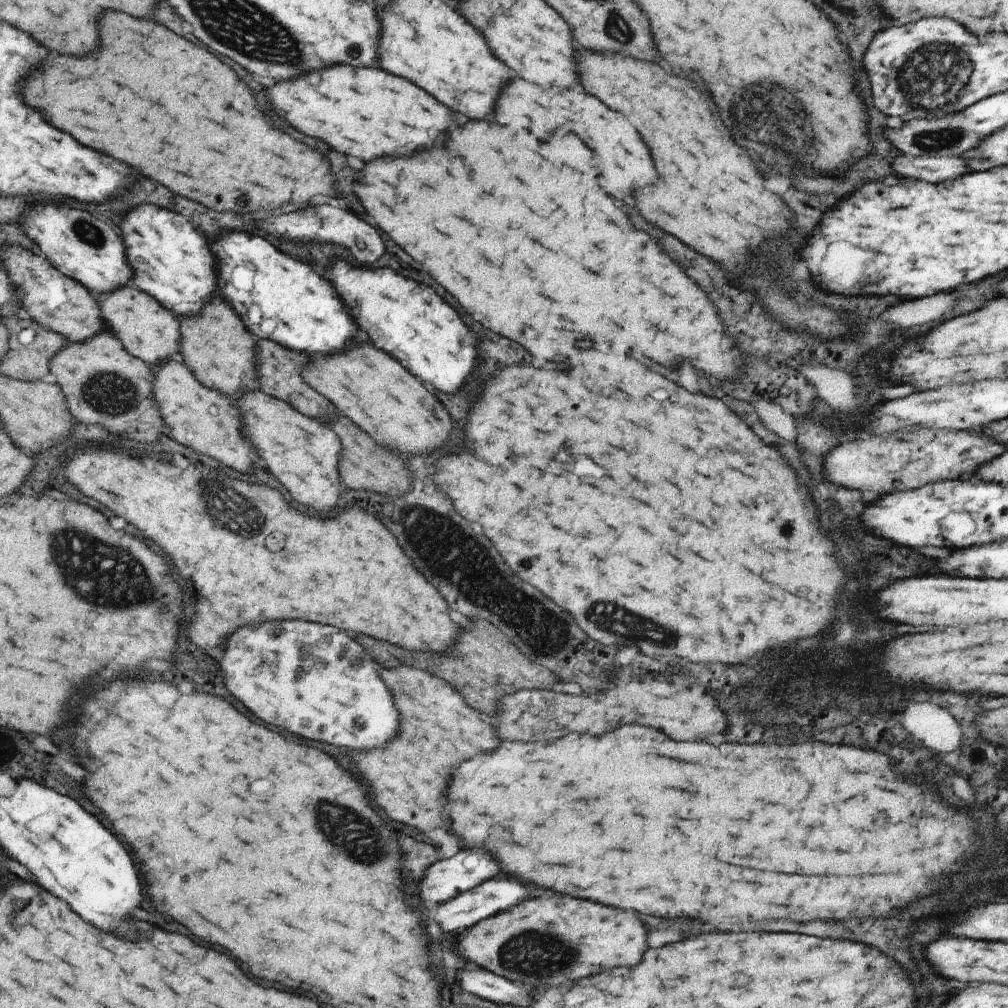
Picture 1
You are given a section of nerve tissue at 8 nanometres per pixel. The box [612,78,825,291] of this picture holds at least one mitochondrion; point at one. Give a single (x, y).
(763, 117)

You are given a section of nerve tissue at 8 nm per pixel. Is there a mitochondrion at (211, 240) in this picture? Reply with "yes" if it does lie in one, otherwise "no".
no

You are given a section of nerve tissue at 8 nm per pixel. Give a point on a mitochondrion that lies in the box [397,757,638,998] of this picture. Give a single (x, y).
(532, 954)

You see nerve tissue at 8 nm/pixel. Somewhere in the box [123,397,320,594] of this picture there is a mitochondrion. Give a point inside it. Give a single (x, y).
(226, 508)

